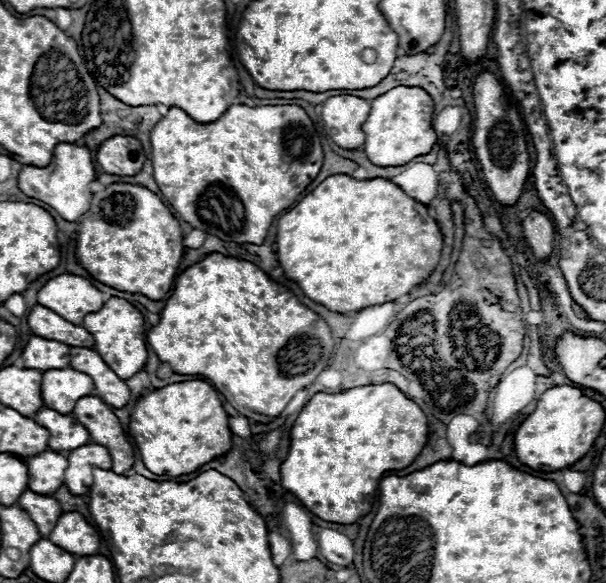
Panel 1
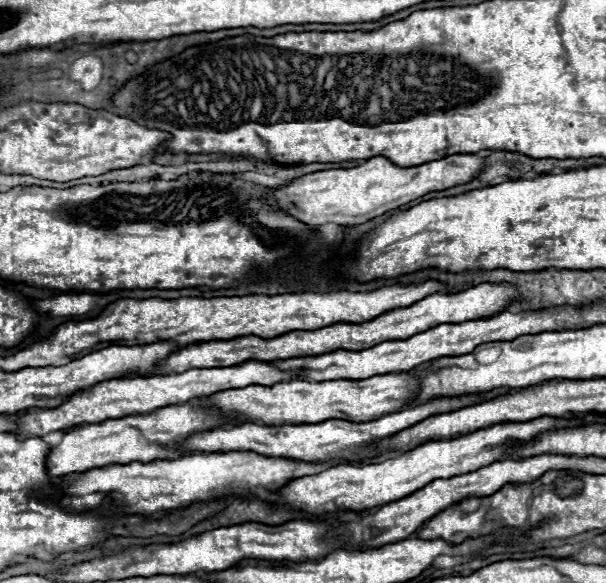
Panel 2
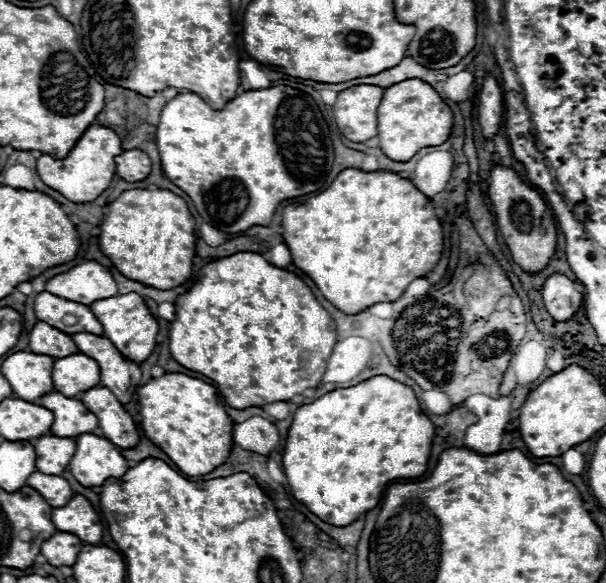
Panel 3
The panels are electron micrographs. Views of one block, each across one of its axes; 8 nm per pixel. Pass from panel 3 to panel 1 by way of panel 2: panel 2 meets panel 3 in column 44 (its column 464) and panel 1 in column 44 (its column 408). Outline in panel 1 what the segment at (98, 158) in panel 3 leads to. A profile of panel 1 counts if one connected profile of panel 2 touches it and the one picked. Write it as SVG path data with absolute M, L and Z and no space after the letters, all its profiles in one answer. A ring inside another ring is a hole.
M62 142L62 144L56 146L52 162L46 168L24 166L20 170L18 188L30 198L38 198L38 200L50 204L64 220L76 222L90 208L92 192L88 190L88 184L94 182L94 180L96 180L96 168L94 168L90 150L86 146Z

